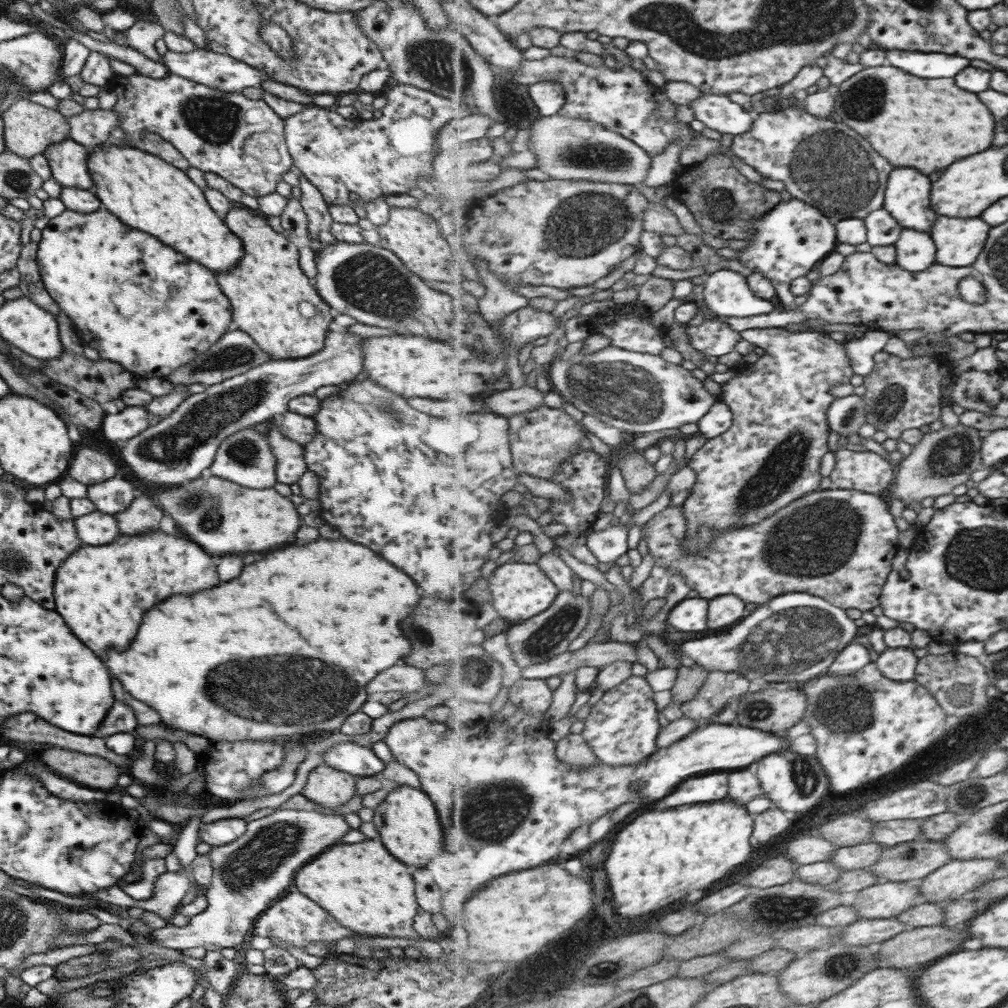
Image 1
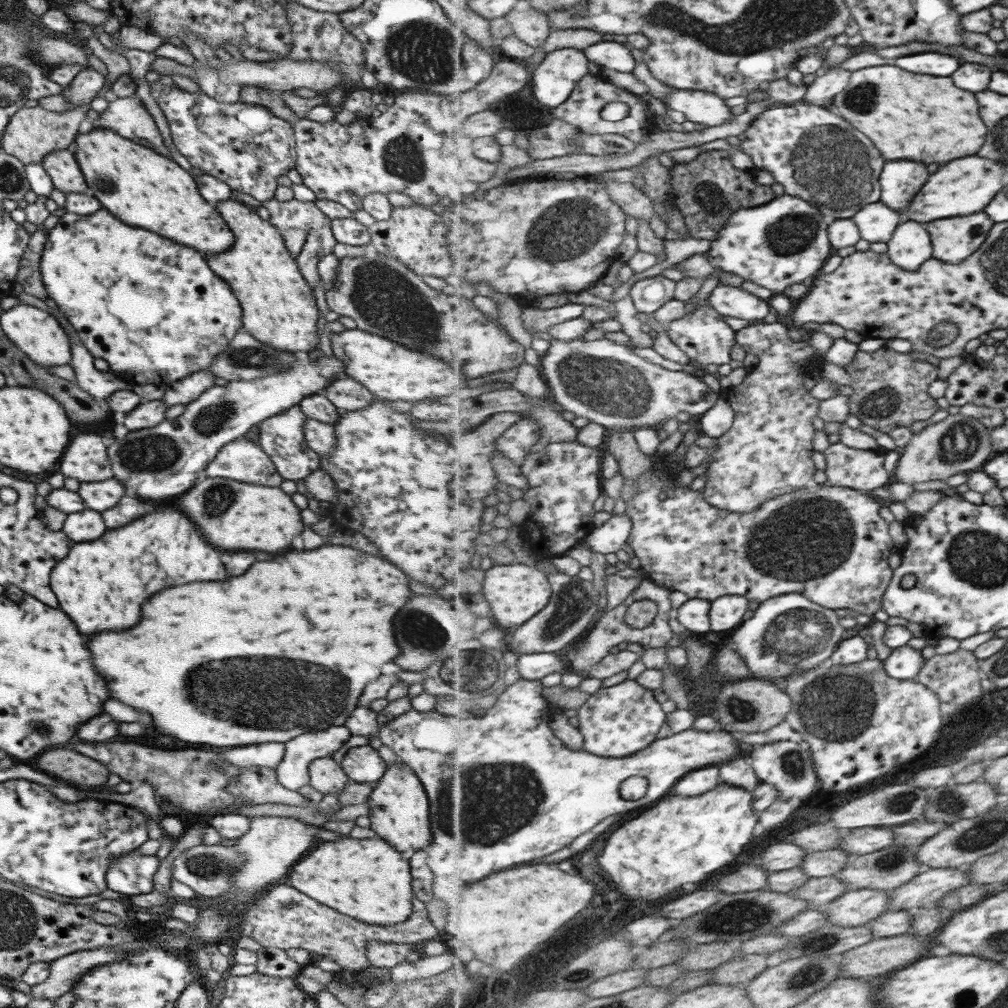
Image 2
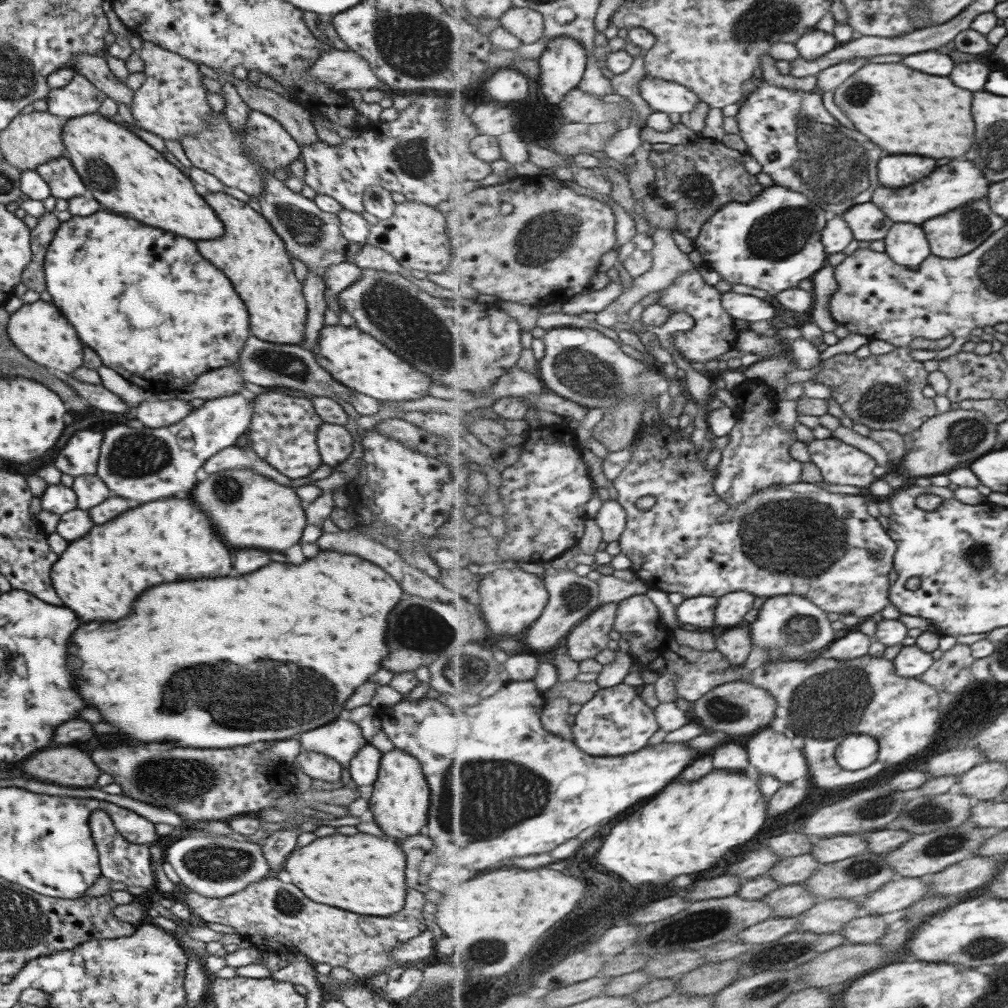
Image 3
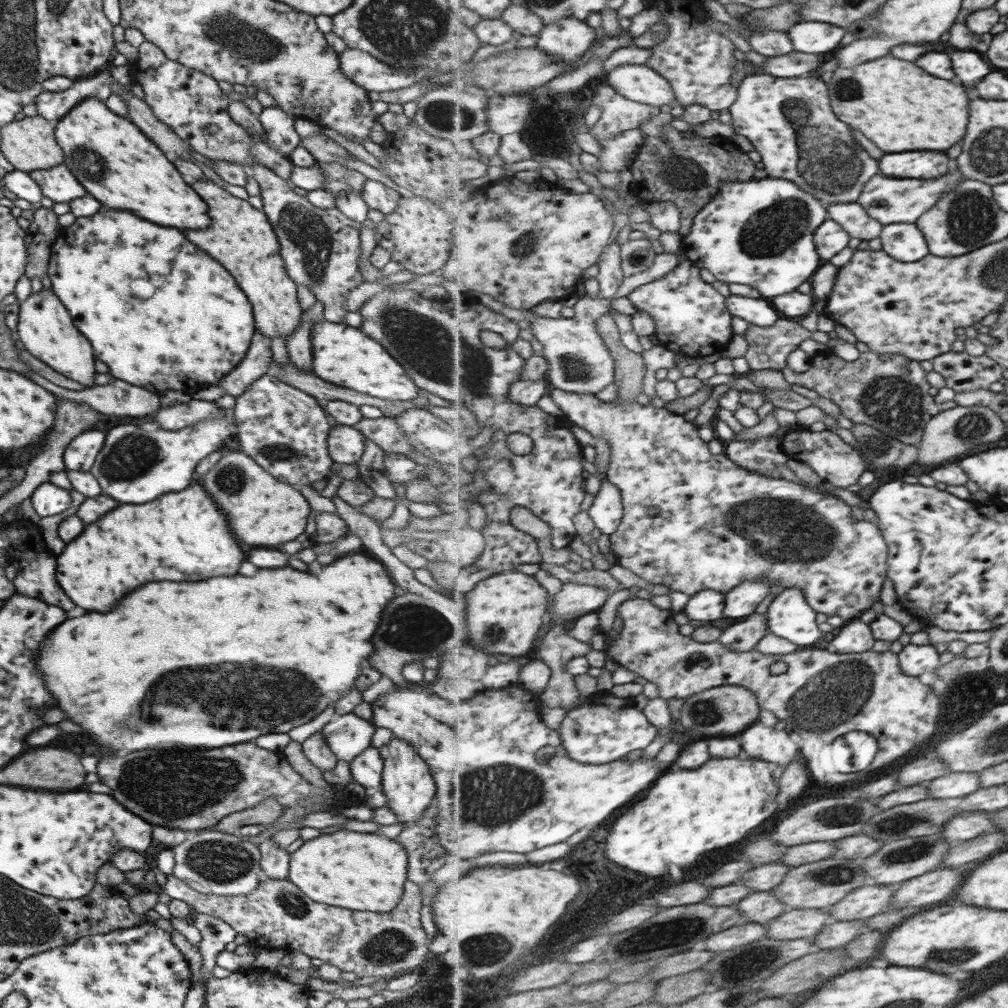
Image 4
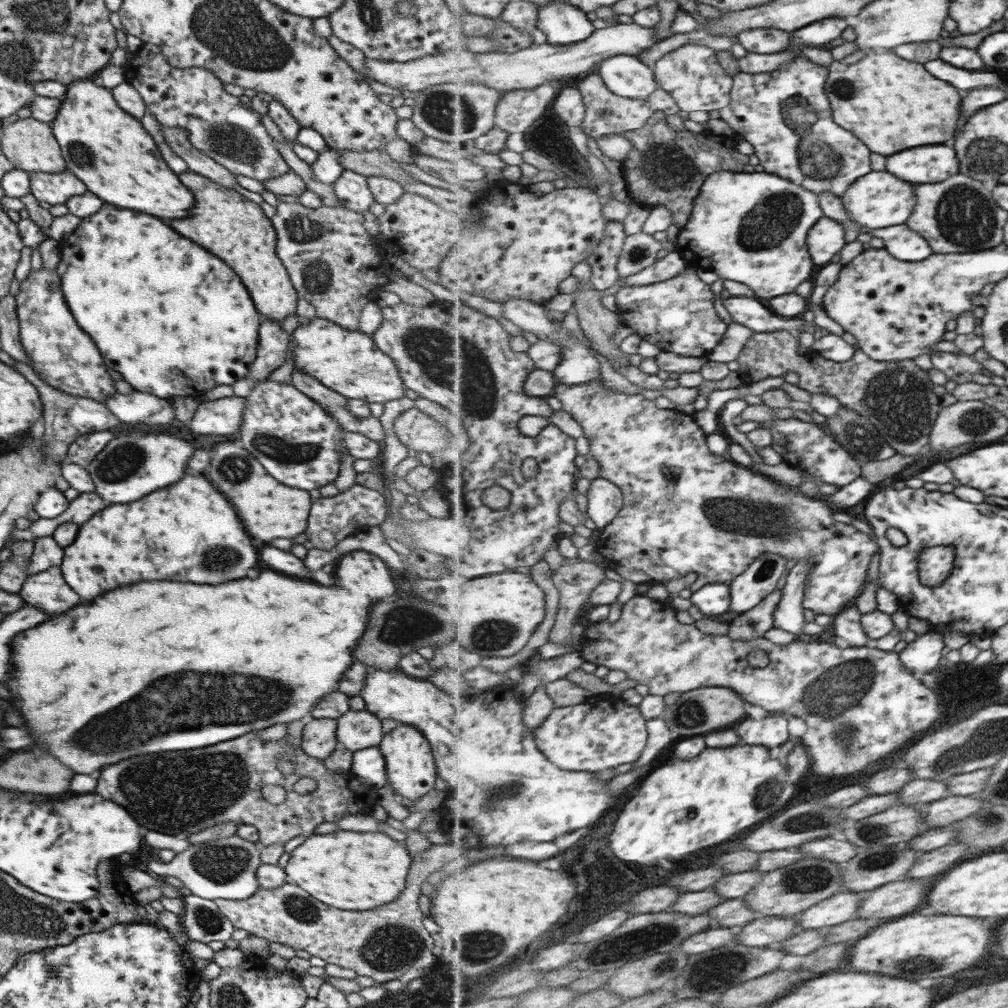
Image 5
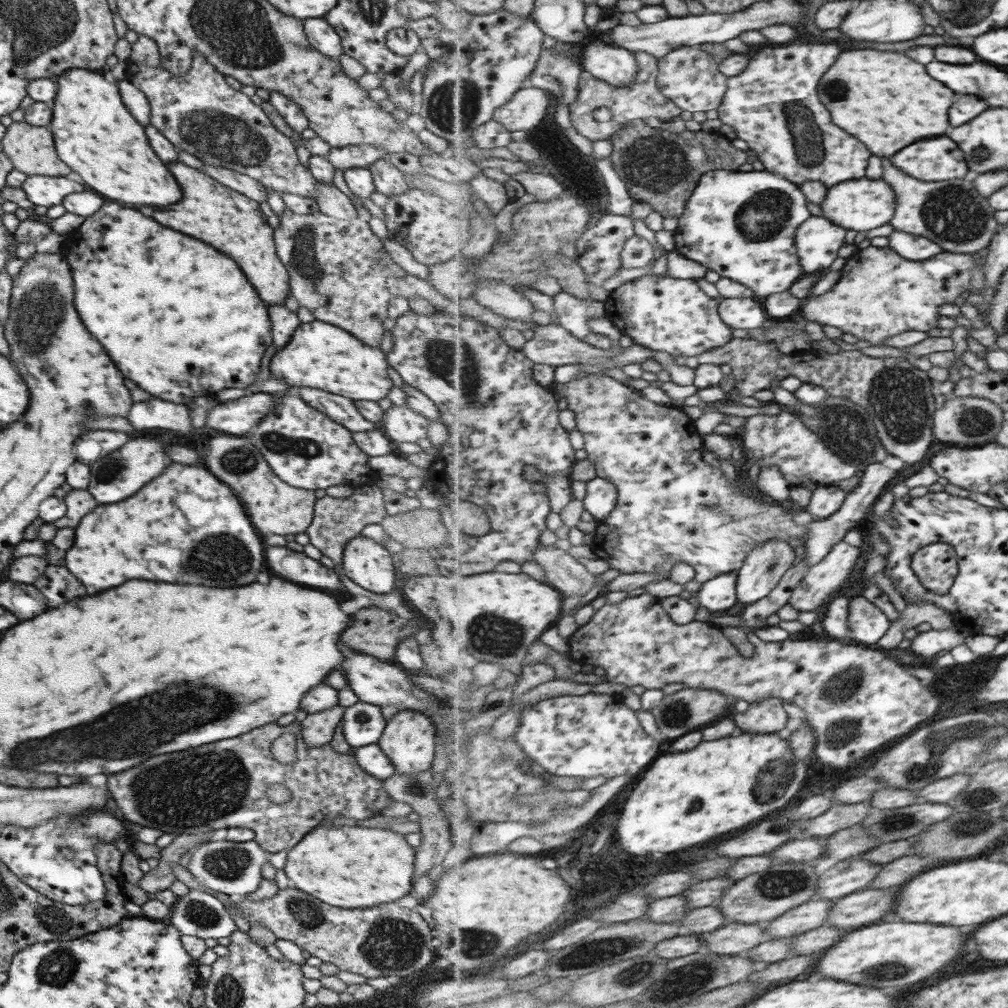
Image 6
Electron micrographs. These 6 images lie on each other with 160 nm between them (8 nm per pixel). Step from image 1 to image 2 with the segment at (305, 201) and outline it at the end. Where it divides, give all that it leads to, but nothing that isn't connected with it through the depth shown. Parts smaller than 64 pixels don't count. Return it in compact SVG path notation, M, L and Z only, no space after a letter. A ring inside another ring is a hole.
M329 229L307 233L302 249L296 257L296 266L311 291L320 280L316 270L317 262L322 256L332 252L335 243Z

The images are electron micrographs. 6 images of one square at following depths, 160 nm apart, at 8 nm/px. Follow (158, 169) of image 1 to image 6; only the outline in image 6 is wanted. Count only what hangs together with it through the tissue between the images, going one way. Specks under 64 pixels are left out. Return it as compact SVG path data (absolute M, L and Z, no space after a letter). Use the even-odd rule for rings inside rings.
M70 68L64 70L60 75L53 78L53 81L56 84L56 93L51 100L53 103L52 115L47 127L51 131L53 137L56 155L59 157L59 160L69 166L75 174L79 174L81 180L83 180L91 190L95 190L97 194L101 194L101 196L105 196L105 198L109 198L109 200L117 200L117 202L123 202L123 204L137 204L137 206L139 206L139 204L145 204L145 206L167 206L167 204L173 204L173 202L177 202L177 200L181 198L179 186L175 184L173 176L167 172L167 168L161 164L161 160L151 152L151 147L144 135L144 127L141 126L124 107L124 104L120 99L116 82L106 79L102 72L97 73L97 71L85 70L82 68Z

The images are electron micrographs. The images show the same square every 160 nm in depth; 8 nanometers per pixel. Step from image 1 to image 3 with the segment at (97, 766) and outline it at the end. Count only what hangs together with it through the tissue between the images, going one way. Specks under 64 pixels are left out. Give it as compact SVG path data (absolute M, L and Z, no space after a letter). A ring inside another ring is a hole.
M51 748L37 752L21 764L21 770L33 778L63 786L91 786L99 774L87 754L75 748Z

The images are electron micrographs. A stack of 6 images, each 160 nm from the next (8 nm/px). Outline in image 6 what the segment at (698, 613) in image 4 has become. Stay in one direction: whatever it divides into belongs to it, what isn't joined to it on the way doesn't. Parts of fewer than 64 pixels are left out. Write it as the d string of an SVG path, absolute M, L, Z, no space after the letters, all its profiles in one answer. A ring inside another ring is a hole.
M737 571L730 572L704 582L702 589L695 594L701 606L717 614L733 608L737 602L740 602L737 590L738 575Z

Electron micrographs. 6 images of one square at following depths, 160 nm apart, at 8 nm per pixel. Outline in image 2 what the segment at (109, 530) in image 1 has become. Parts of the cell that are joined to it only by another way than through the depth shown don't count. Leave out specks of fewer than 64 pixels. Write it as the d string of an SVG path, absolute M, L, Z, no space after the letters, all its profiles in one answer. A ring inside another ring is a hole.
M81 510L75 514L68 514L60 528L68 540L73 543L89 542L103 534L103 522L101 516L93 510Z

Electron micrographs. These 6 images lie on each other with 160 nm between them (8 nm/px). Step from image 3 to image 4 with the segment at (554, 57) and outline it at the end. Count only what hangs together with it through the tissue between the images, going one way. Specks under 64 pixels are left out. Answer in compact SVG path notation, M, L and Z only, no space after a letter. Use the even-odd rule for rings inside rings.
M565 17L546 24L537 37L537 46L541 50L567 64L577 64L584 52L592 46L597 34L588 22Z

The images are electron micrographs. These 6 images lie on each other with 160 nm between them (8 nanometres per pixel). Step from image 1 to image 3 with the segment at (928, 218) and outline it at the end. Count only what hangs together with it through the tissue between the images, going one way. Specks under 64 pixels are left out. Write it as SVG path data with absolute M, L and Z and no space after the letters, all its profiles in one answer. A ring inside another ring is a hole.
M887 156L881 160L880 184L889 188L905 188L935 172L937 160L925 156Z

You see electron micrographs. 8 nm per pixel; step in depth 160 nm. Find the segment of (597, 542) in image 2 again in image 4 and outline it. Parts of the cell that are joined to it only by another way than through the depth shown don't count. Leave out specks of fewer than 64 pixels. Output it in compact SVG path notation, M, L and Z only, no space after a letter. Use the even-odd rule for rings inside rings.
M607 478L602 479L600 491L587 511L601 533L612 535L624 518L621 489Z

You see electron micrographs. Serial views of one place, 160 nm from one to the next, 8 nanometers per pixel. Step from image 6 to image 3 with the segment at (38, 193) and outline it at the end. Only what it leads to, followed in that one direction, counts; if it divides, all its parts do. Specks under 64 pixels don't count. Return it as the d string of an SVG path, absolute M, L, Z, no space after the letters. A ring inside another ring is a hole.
M65 155L40 164L34 171L45 181L53 198L69 200L85 192L79 176Z

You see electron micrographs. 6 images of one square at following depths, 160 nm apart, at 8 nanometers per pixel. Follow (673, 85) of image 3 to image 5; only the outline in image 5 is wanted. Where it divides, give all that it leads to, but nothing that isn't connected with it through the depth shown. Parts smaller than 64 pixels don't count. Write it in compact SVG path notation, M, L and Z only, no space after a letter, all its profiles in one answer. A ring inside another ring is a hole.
M615 55L604 60L596 72L604 77L609 90L627 98L646 99L659 88L654 69L639 56Z

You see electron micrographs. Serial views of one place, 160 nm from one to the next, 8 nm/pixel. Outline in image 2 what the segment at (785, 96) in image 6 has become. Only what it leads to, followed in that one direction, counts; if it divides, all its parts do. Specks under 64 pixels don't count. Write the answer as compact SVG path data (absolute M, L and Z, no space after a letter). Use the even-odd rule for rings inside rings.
M805 100L792 104L774 102L750 122L748 129L739 138L740 150L750 156L755 168L770 172L787 194L811 201L817 207L835 210L835 218L853 219L859 210L863 210L863 206L881 201L880 174L885 158L865 134L853 128L838 111L829 111L828 106L810 105Z

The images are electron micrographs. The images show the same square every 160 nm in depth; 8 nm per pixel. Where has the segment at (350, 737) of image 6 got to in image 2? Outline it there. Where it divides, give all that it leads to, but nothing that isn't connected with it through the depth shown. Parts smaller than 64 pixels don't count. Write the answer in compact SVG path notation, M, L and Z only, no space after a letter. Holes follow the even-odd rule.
M342 725L331 726L317 732L301 733L289 739L283 743L285 753L283 753L283 759L281 759L277 767L275 767L277 782L279 782L283 788L287 788L287 790L297 791L301 786L305 786L309 780L308 765L317 758L330 757L341 748L349 736L349 730Z

